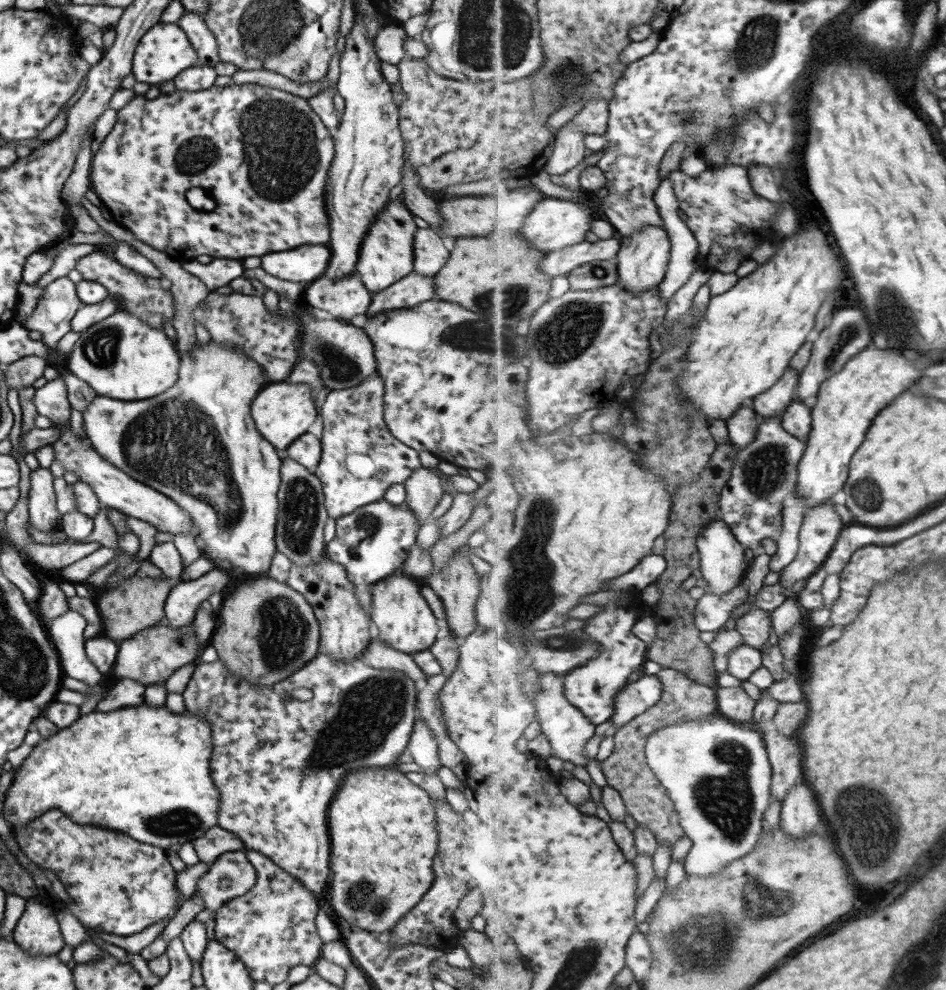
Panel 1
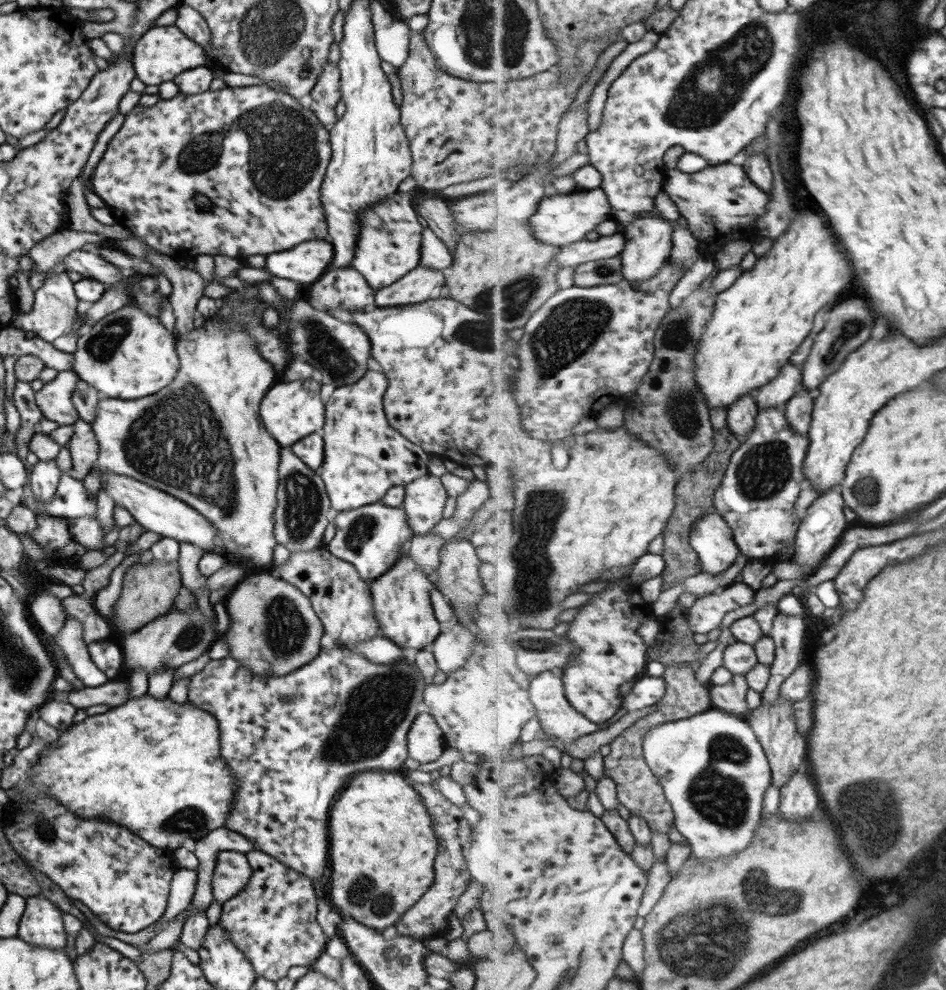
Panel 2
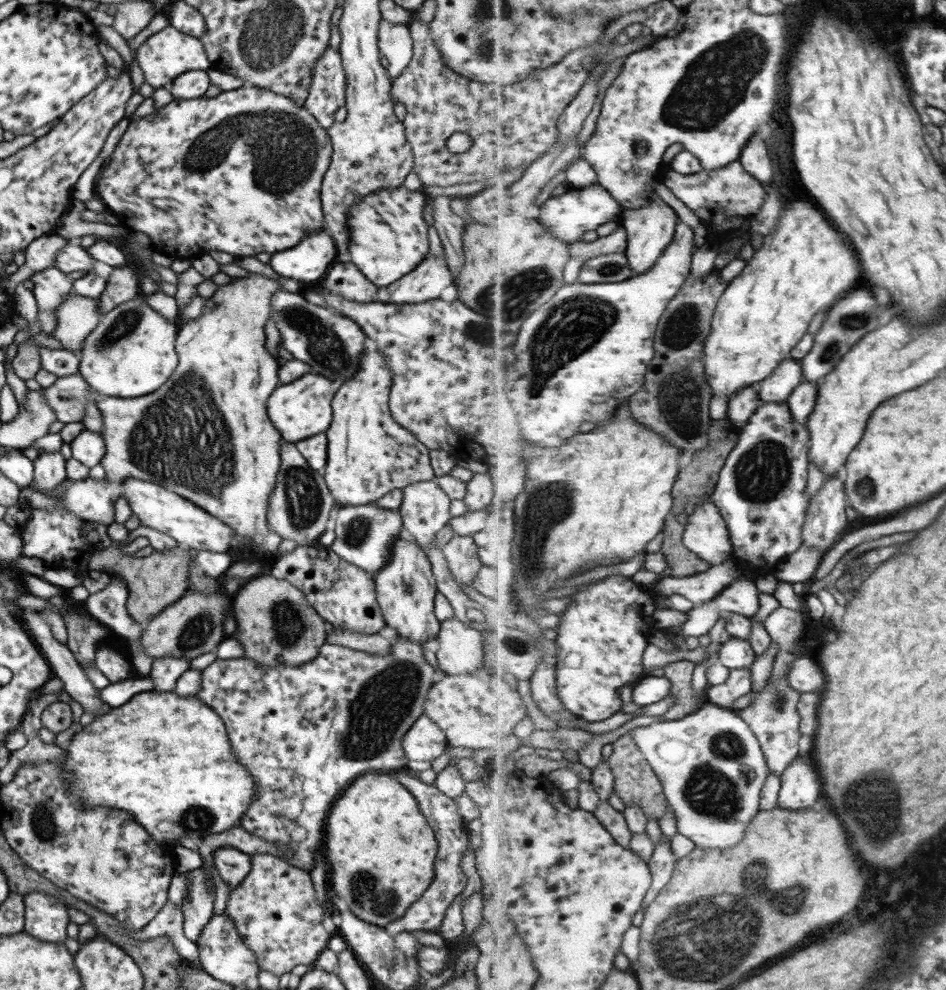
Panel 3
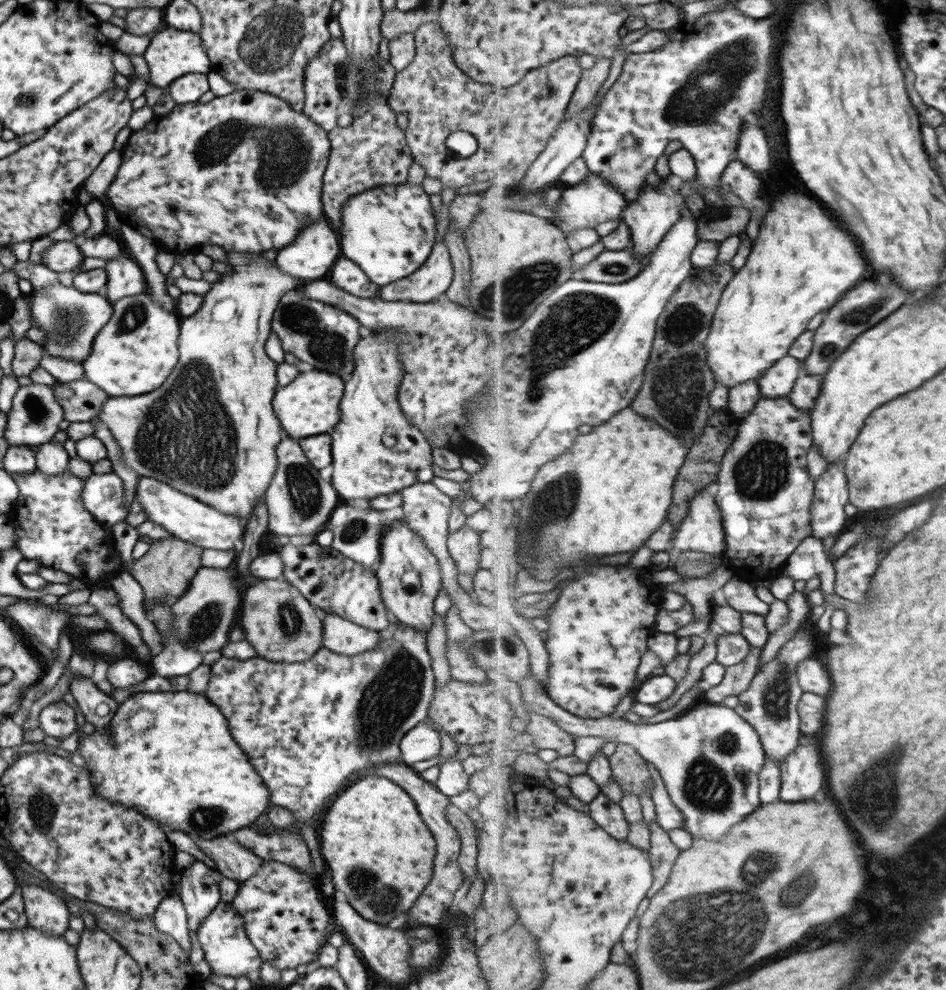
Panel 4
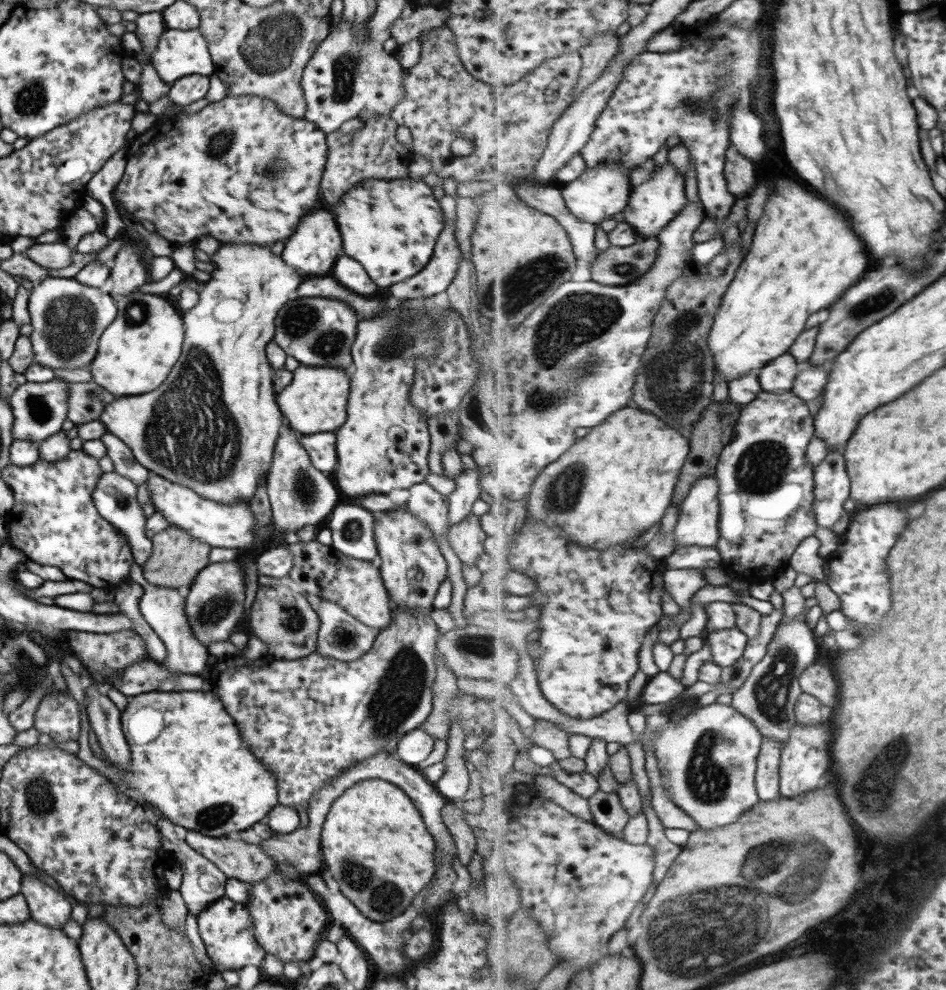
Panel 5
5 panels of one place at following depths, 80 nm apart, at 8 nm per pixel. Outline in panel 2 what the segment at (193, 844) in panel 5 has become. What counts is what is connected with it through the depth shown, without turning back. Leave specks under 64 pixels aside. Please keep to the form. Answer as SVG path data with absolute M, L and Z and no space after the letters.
M228 850L218 852L211 875L212 901L223 904L245 886L250 874L251 867L244 854Z

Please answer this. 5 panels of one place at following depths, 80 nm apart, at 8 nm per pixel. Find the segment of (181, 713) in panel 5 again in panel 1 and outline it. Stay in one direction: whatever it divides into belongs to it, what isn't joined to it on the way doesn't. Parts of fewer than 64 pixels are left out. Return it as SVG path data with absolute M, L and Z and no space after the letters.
M141 701L134 707L125 707L119 710L110 710L109 712L93 710L90 713L80 715L75 722L72 722L65 728L58 729L55 734L40 739L40 742L31 748L29 755L21 761L19 766L14 768L16 772L13 777L13 783L9 786L9 793L4 797L2 817L9 824L9 827L18 827L37 818L37 816L43 814L49 808L59 808L61 812L65 812L77 824L119 830L119 832L133 840L162 849L169 847L176 848L181 843L189 843L193 842L196 838L201 838L201 835L217 822L220 794L209 776L211 745L212 738L209 723L201 720L197 715L190 715L185 710L177 714L169 711L164 704L161 706L149 706L145 701Z

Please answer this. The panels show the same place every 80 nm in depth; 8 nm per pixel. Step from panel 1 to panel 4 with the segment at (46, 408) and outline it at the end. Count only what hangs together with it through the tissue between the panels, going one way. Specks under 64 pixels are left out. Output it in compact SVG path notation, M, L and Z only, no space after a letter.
M37 365L29 374L32 383L52 386L63 418L71 422L87 422L98 416L102 404L108 399L103 390L84 378L71 382L58 382L44 368Z

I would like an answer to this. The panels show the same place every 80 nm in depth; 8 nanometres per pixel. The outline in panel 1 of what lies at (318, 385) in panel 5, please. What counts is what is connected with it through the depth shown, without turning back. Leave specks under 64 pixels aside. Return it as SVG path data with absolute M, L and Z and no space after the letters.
M287 381L267 384L260 389L251 401L250 413L258 433L277 450L286 449L293 440L307 433L307 428L315 422L315 416L318 414L310 386Z

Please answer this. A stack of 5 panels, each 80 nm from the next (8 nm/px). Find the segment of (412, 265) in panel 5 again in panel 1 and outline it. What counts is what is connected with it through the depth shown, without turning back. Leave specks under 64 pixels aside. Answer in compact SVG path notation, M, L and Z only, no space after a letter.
M400 197L387 201L384 208L376 214L371 228L361 240L354 264L355 274L371 294L384 290L412 272L412 242L417 229L413 215L405 208Z

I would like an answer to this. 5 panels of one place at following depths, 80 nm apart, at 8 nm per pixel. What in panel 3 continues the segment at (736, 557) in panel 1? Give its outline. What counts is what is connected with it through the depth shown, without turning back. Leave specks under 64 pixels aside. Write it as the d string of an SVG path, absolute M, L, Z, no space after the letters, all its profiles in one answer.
M712 501L696 510L684 536L684 546L698 554L711 566L723 565L733 558L733 542L728 523Z

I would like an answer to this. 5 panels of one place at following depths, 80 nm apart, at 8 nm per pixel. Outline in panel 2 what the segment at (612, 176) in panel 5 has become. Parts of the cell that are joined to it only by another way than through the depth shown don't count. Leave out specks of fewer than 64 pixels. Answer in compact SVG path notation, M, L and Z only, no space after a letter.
M602 187L596 189L577 189L568 194L558 194L551 197L543 197L539 203L537 212L529 218L536 237L544 243L558 247L566 247L573 243L585 240L589 233L613 218L612 202Z

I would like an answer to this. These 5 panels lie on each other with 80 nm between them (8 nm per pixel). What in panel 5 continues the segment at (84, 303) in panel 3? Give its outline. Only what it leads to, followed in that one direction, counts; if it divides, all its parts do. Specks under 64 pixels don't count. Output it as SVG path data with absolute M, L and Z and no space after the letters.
M43 277L28 290L26 309L32 332L28 336L34 354L34 362L50 368L85 368L97 354L97 343L106 326L115 318L116 304L114 297L100 292L74 278Z

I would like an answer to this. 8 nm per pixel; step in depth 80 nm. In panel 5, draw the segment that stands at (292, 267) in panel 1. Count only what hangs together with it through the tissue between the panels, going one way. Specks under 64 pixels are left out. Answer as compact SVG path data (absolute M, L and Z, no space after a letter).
M321 204L313 209L312 213L305 214L305 218L301 218L297 223L297 228L293 230L293 234L285 242L281 258L285 260L285 264L293 266L297 274L307 278L321 276L321 274L329 272L329 268L333 266L333 262L339 254L341 254L341 238L337 232L334 215Z

